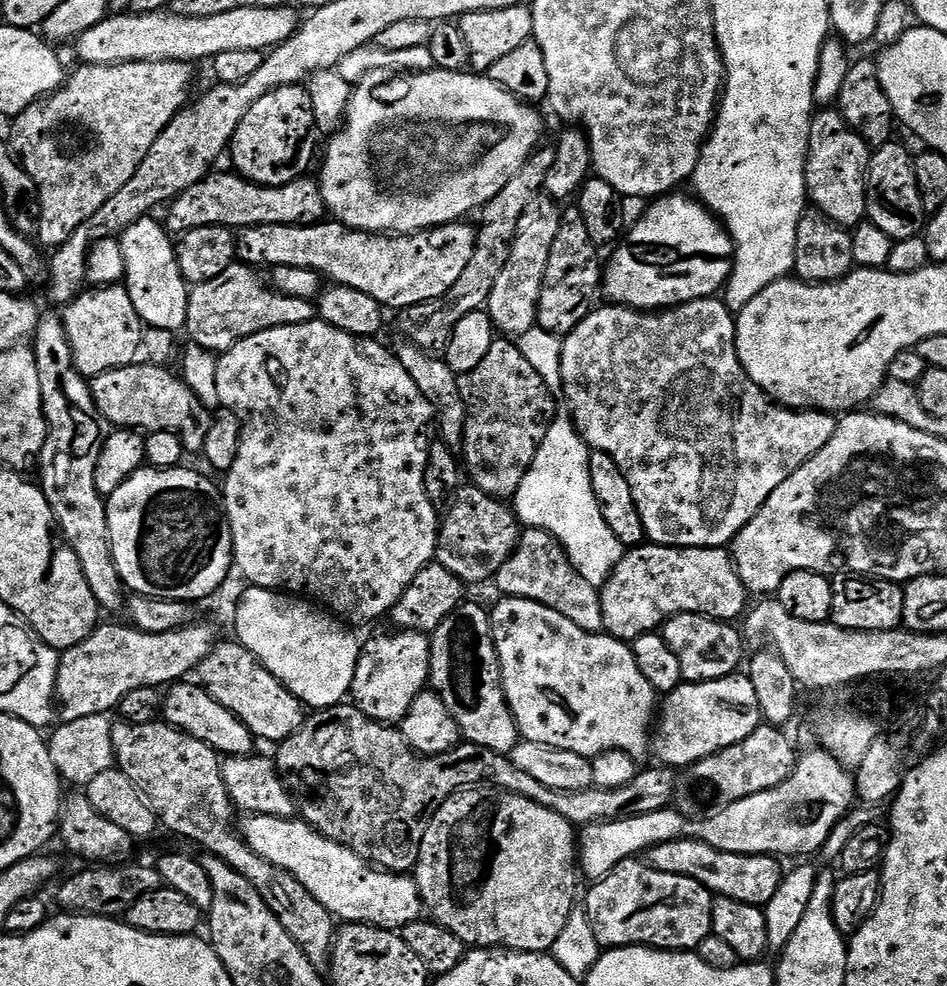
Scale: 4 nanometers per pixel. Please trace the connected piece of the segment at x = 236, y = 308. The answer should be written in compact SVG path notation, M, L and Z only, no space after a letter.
M237 262L226 270L226 274L218 274L218 278L210 278L210 282L195 285L188 294L186 332L192 335L191 343L223 354L242 338L250 338L262 330L298 326L317 319L318 308L313 301L286 296L260 276L263 275L257 269Z

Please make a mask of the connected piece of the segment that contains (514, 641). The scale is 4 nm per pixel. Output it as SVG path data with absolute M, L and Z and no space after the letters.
M517 596L500 598L496 605L491 605L490 615L492 633L502 670L502 686L506 690L508 705L514 714L518 730L525 741L538 743L546 748L556 748L558 751L570 751L589 758L598 757L608 751L624 751L637 762L643 762L647 756L650 756L650 749L653 747L654 721L658 716L658 693L654 690L654 686L650 686L650 682L646 682L642 670L638 670L638 662L634 662L632 649L625 641L616 640L604 632L582 630L582 626L574 626L574 622L570 622L570 618L558 614L558 610L550 610L550 606L542 606L538 602L523 600Z

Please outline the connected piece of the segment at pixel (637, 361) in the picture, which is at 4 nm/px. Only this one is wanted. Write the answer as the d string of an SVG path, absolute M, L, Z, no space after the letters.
M720 298L695 300L680 304L676 308L665 308L660 311L637 310L623 306L597 307L589 316L578 325L569 336L563 337L562 346L562 382L564 390L563 399L572 400L570 415L578 425L584 443L589 449L610 454L614 462L624 472L628 473L630 491L634 493L634 502L642 514L642 526L645 537L653 544L665 544L668 548L723 548L731 545L732 540L762 510L766 498L794 474L830 438L834 438L838 420L833 413L821 410L797 410L785 408L777 404L772 397L766 395L760 387L746 374L742 362L738 358L736 349L736 316Z

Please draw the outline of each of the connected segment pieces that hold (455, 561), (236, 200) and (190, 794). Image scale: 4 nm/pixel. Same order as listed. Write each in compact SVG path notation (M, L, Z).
M465 483L442 516L440 536L436 540L435 563L448 570L465 585L491 581L514 554L520 541L522 525L515 511L503 499L486 494L475 484Z
M213 171L202 177L190 190L176 197L167 205L166 227L172 234L183 234L198 230L198 226L222 226L239 230L250 226L271 224L314 224L325 215L324 199L320 196L320 185L315 179L301 178L275 188L265 184L254 184L235 171Z
M167 722L154 724L113 723L112 741L116 755L115 767L124 772L126 778L130 778L130 782L134 782L134 786L138 786L138 790L156 811L157 821L163 827L165 824L174 835L201 844L205 853L226 862L235 872L242 874L251 884L256 885L266 906L270 906L270 910L276 915L278 922L282 922L282 926L286 926L286 934L290 934L290 938L294 938L294 942L298 942L302 954L306 954L306 958L310 958L310 962L317 970L327 969L332 959L332 944L336 940L338 931L337 921L326 910L326 906L322 906L322 902L318 902L318 898L310 890L306 890L306 886L302 886L302 882L298 878L290 875L286 870L266 862L258 854L254 854L254 850L250 850L243 835L238 834L237 825L236 828L232 825L234 805L224 781L224 766L220 753L206 742L173 728Z

